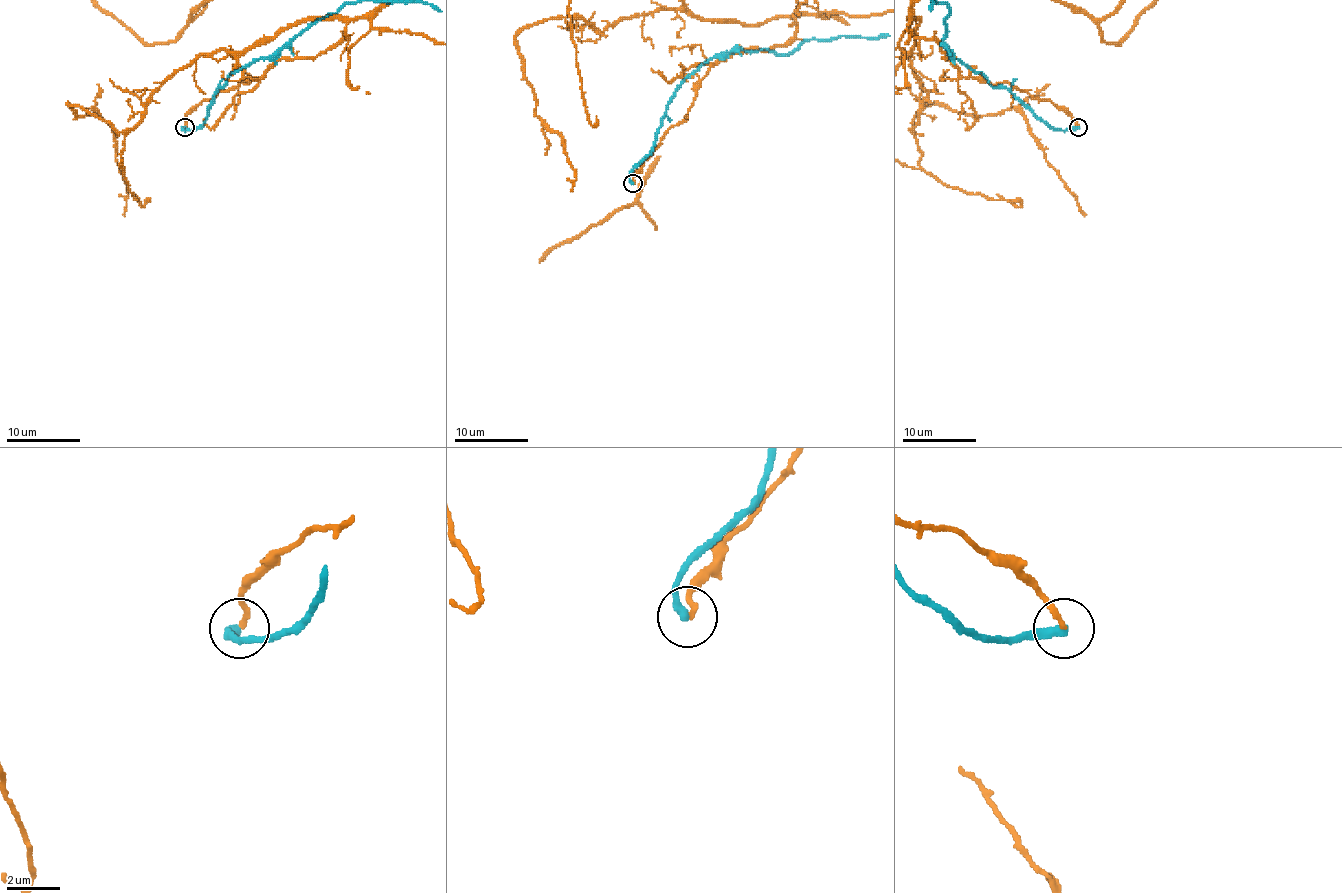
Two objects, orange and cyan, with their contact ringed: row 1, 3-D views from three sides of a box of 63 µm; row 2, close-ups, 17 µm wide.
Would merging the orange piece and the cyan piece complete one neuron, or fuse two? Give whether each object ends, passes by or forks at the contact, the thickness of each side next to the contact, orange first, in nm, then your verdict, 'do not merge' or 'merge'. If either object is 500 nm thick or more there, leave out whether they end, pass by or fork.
orange ends; cyan ends; calibres 190 and 320 nm; do not merge

